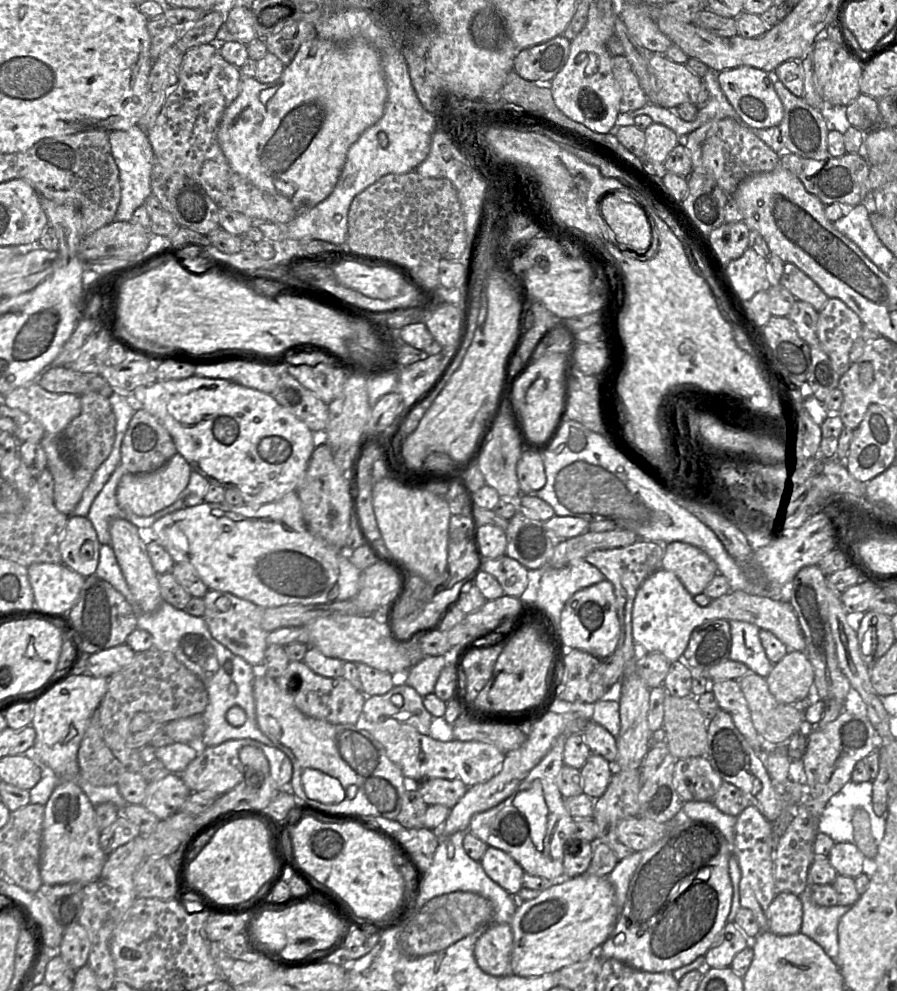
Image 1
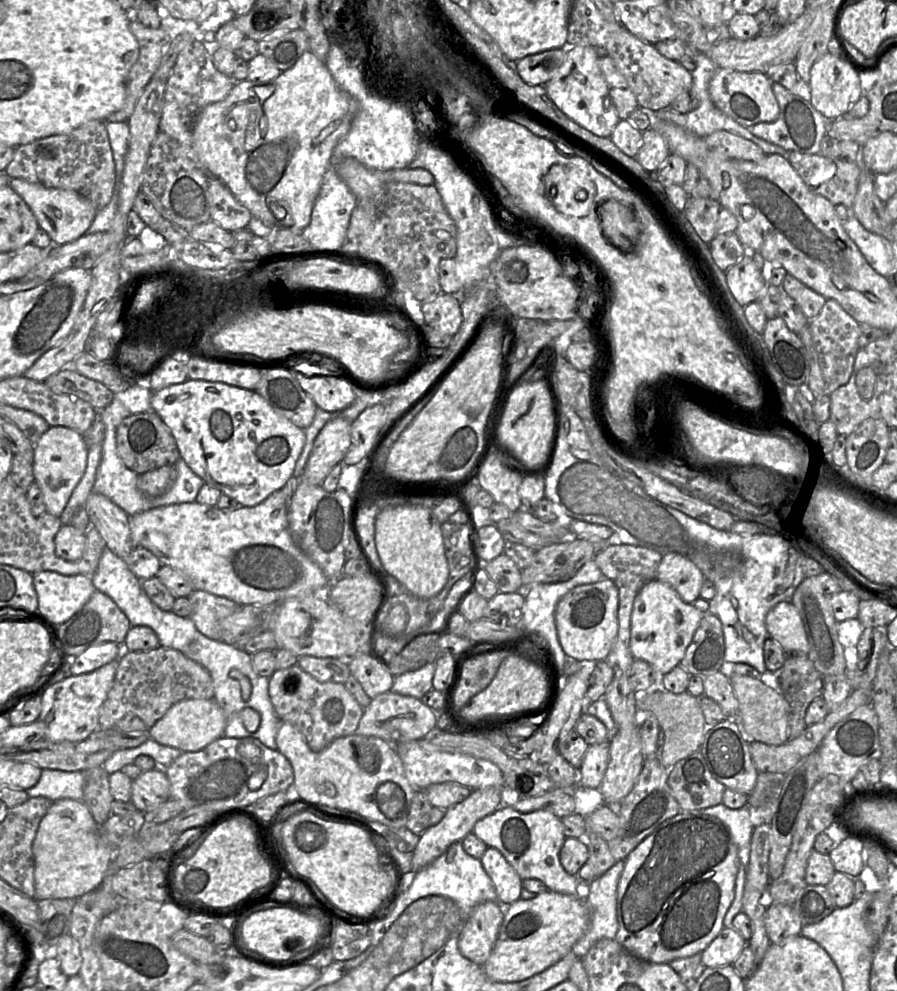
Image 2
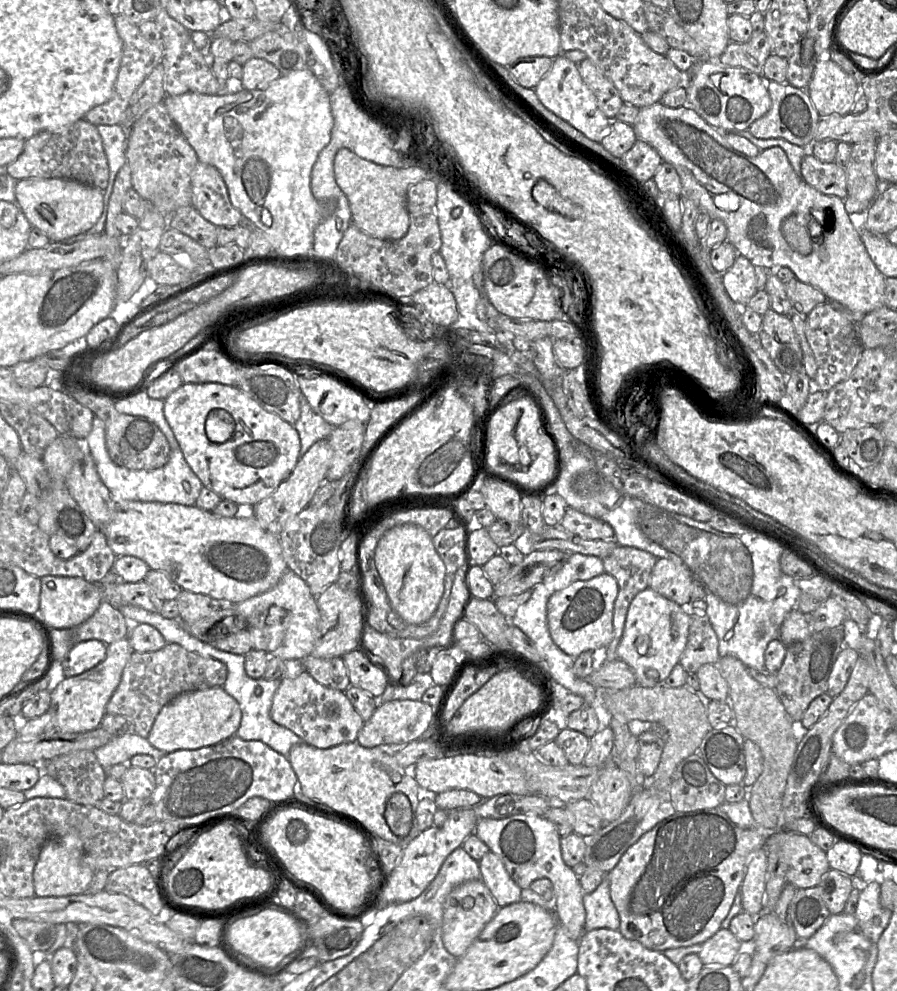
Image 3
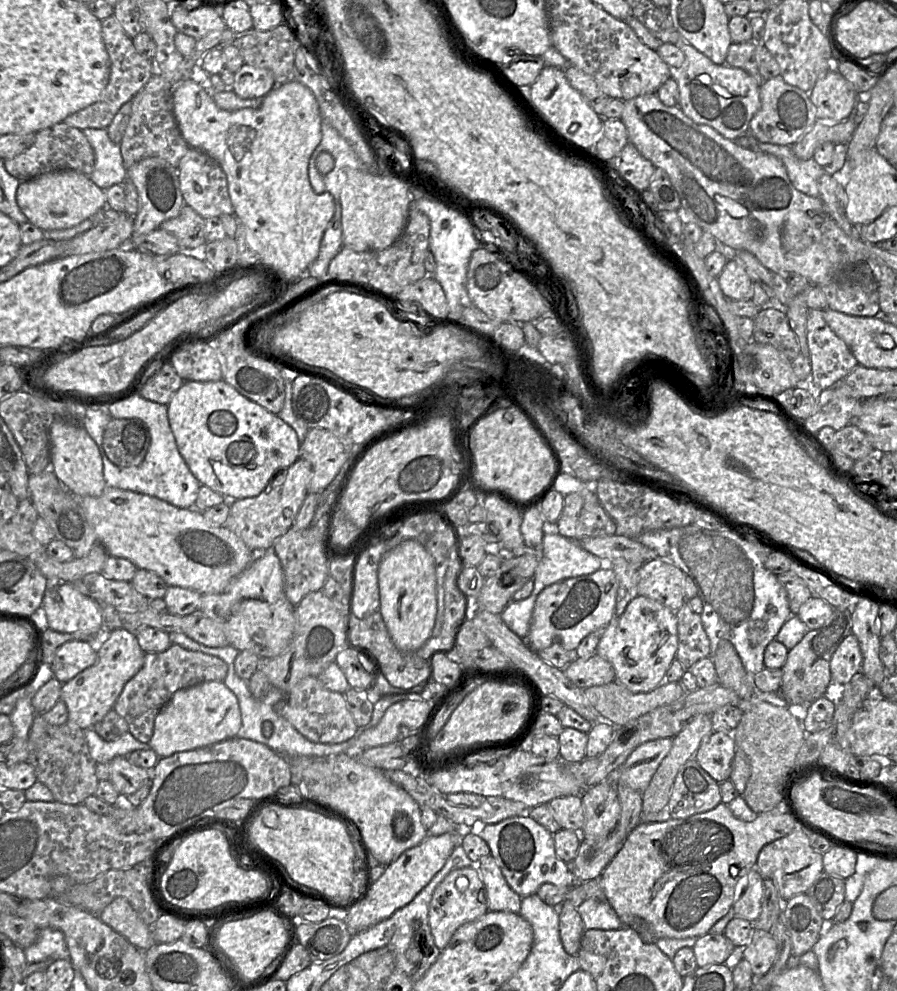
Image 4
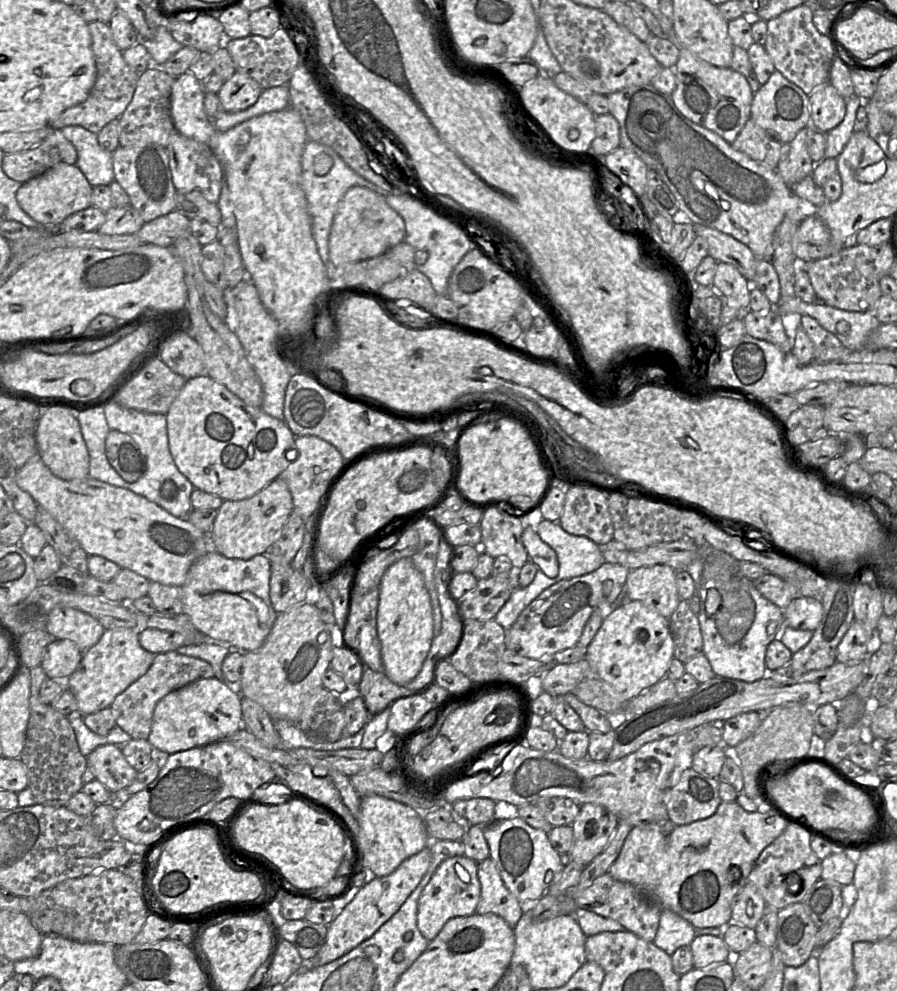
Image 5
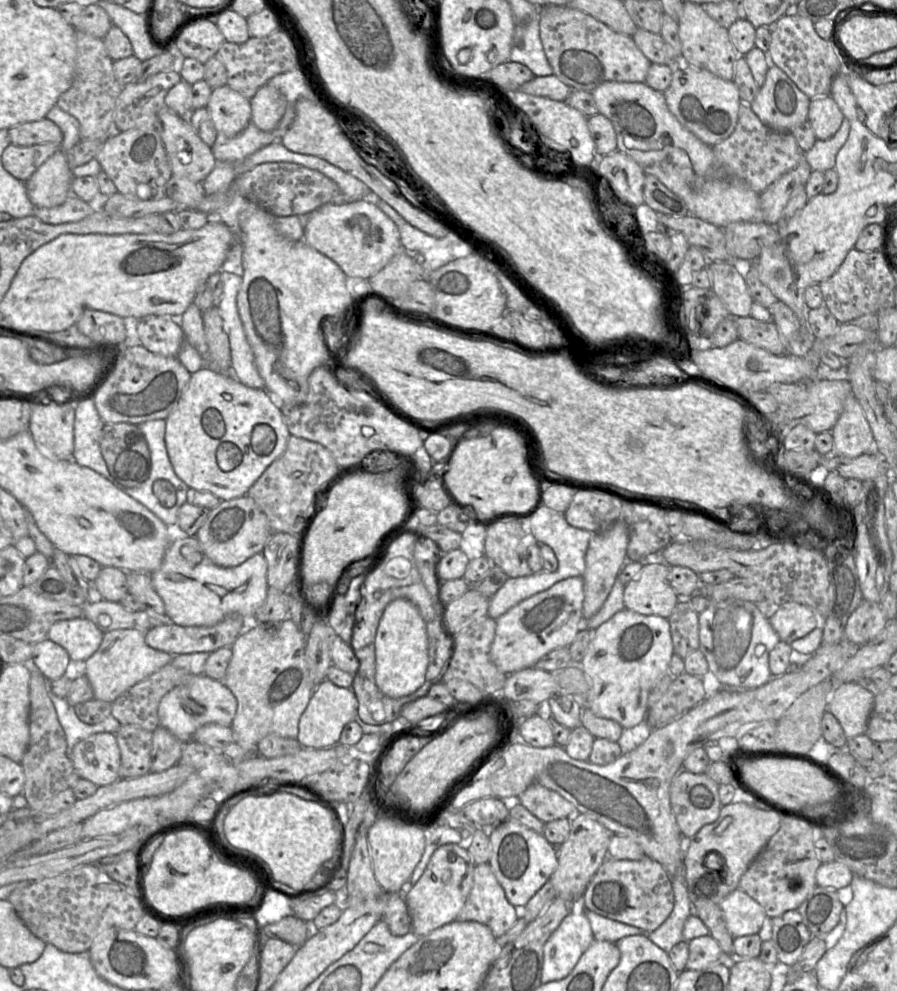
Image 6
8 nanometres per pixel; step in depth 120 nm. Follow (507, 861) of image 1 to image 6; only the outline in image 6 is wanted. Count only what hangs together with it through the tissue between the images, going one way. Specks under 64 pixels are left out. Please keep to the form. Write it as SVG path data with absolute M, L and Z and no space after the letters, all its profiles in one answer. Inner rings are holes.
M489 863L475 865L472 889L458 913L458 921L477 921L488 926L498 938L506 933L521 915L506 898Z

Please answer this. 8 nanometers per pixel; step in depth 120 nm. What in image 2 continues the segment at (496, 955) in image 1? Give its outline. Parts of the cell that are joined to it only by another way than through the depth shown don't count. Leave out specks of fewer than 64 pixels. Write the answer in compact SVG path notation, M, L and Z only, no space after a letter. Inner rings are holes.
M487 901L477 905L460 935L458 947L470 961L484 965L498 937L505 916L505 906Z

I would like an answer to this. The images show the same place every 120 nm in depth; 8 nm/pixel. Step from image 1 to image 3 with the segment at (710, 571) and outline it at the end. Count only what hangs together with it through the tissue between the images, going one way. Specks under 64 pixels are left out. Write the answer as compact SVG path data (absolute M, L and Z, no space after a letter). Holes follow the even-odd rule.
M657 558L649 588L678 605L691 601L693 579L689 571L671 559Z

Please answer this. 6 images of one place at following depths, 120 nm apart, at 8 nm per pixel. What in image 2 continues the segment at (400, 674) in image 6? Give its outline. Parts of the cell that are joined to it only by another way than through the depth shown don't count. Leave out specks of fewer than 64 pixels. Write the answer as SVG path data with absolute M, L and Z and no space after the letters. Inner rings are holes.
M385 507L375 519L375 545L384 570L413 595L431 598L445 586L449 568L444 551L441 523L428 507Z

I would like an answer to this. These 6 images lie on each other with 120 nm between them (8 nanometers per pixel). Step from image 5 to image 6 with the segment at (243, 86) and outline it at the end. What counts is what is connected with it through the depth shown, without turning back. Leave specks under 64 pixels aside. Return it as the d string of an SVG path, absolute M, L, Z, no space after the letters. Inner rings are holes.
M228 85L213 89L206 108L219 136L233 138L251 122L250 100Z

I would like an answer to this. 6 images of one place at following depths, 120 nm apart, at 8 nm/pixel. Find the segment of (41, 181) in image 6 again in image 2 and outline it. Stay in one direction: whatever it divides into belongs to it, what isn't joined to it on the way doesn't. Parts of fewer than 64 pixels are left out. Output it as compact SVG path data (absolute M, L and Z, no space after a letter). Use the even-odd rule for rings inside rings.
M20 178L10 179L9 186L26 202L40 228L44 229L53 244L58 246L73 242L85 235L98 212L89 199L74 190L46 188Z

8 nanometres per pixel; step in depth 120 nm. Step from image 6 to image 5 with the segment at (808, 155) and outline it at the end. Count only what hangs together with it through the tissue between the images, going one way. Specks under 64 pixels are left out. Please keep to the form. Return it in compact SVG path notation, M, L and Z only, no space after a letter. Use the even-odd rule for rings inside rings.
M853 95L846 101L846 114L843 121L826 133L825 158L837 158L857 129L856 112L864 100Z

